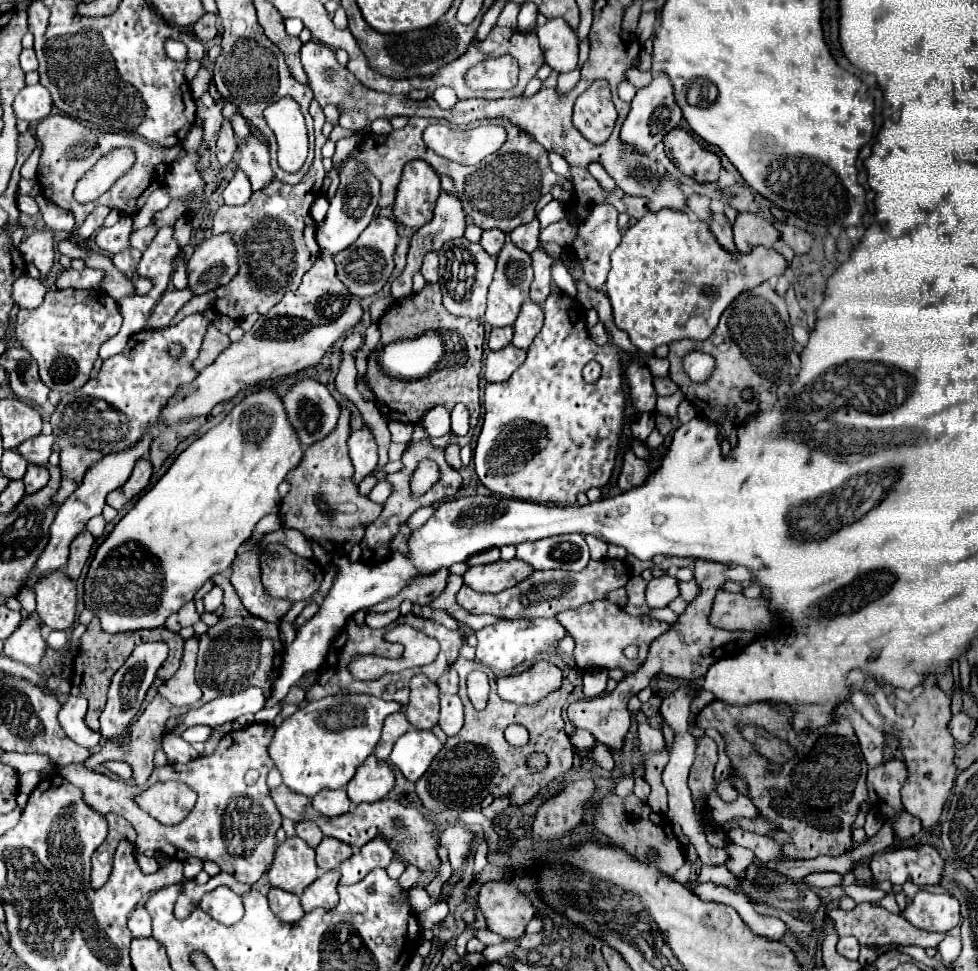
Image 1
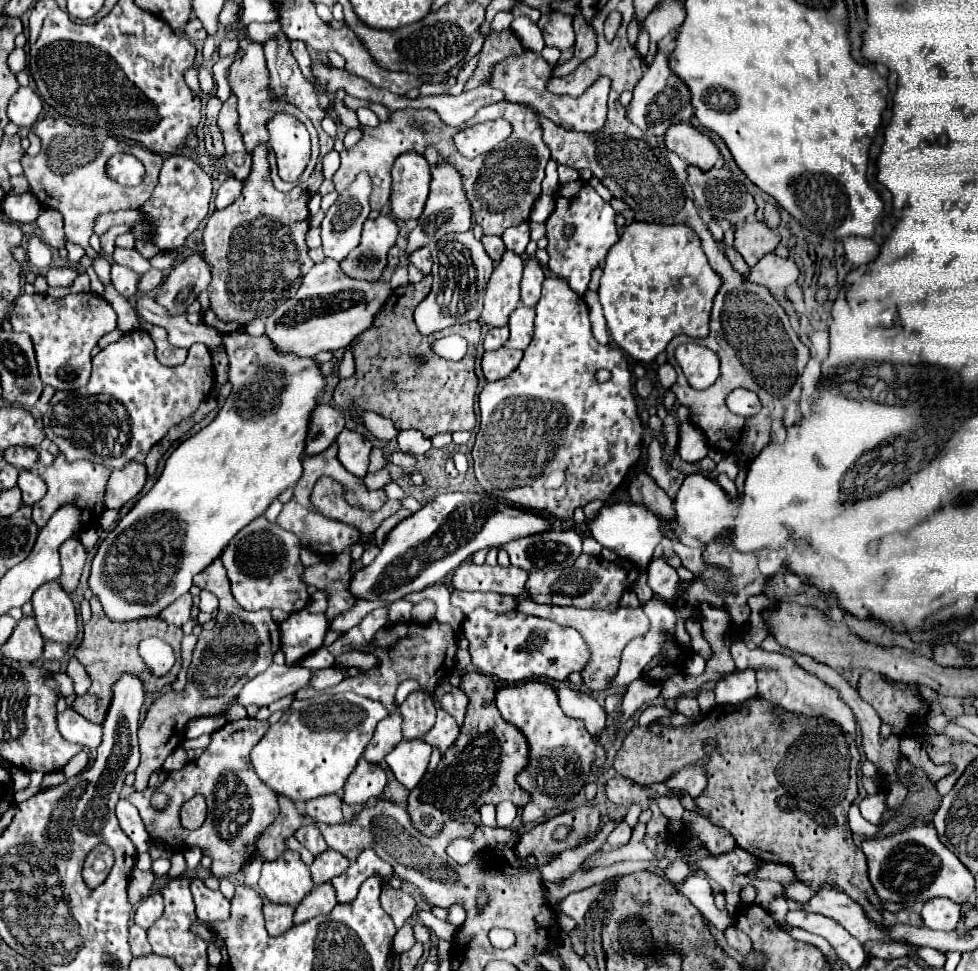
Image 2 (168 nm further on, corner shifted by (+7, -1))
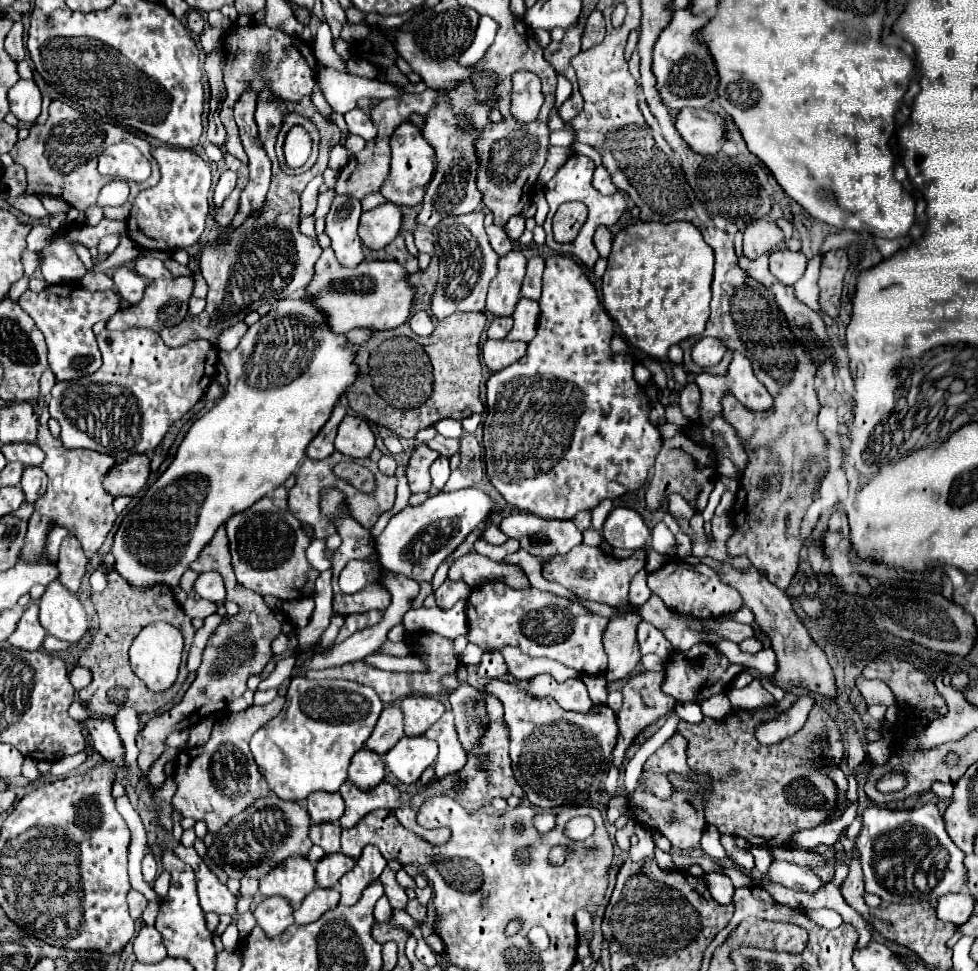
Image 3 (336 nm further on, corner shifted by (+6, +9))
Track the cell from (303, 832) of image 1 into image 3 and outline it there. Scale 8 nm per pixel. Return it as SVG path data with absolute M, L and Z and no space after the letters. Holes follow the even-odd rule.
M312 823L310 839L314 845L320 845L326 853L340 851L340 827L334 823Z

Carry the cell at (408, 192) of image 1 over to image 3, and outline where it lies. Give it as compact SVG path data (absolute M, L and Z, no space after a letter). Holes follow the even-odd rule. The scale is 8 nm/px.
M406 123L406 125L398 127L398 131L394 131L390 147L392 147L390 175L388 175L386 183L382 185L380 193L390 203L394 203L398 207L402 207L402 205L408 205L408 207L420 205L422 199L424 199L424 191L426 191L426 187L428 187L428 183L430 183L430 179L434 175L434 167L436 167L434 149L426 143L422 133L412 123Z

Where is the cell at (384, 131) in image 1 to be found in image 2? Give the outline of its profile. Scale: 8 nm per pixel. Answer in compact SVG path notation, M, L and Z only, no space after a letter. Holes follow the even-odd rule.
M368 107L359 108L356 110L356 114L362 126L376 127L380 123L377 115Z

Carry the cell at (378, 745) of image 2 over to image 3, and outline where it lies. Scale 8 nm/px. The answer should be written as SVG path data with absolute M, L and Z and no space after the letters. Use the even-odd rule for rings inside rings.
M386 705L386 711L382 711L382 719L378 719L370 739L366 741L366 747L378 755L384 755L402 737L402 709L398 705Z

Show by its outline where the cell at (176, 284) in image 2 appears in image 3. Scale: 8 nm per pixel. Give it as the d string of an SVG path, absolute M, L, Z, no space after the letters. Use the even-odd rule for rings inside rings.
M176 277L176 279L158 279L152 281L146 287L146 295L142 299L142 303L138 305L130 305L130 307L122 307L114 317L108 319L106 327L108 329L130 329L130 327L146 327L152 331L162 331L166 327L174 327L178 325L188 311L188 299L192 297L194 291L194 277Z

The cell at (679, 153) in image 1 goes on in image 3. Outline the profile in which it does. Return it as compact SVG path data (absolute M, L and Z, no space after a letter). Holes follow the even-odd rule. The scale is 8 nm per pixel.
M686 109L676 117L676 129L692 151L714 155L720 151L724 137L724 119L706 109Z

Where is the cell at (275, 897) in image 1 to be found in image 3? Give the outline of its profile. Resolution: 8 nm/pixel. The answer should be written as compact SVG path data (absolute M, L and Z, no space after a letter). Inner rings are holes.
M264 897L254 909L254 917L268 937L282 935L294 923L292 905L282 897Z

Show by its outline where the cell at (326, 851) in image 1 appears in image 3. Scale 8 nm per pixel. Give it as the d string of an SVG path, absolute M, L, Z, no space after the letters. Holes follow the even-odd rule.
M344 853L324 855L316 863L316 885L318 887L336 887L340 877L354 867L354 859Z

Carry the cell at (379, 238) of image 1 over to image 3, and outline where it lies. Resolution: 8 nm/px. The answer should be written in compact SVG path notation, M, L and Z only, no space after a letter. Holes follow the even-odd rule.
M384 203L362 213L358 235L368 249L378 251L396 239L400 231L400 221L400 207L394 203Z

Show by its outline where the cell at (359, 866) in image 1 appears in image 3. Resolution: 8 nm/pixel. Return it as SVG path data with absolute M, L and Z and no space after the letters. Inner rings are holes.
M366 845L362 855L356 859L356 865L342 875L338 889L340 889L340 903L342 905L354 905L364 887L368 887L374 879L378 879L378 875L382 873L382 869L388 865L388 861L382 857L382 853L374 847L374 845Z

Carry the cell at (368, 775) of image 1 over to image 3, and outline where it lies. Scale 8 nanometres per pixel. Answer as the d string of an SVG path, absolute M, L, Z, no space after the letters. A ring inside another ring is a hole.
M362 749L358 751L358 755L354 755L352 763L350 763L350 771L348 771L348 779L362 791L368 791L372 787L376 787L378 783L382 783L384 779L384 759L380 755L376 755L370 749Z

